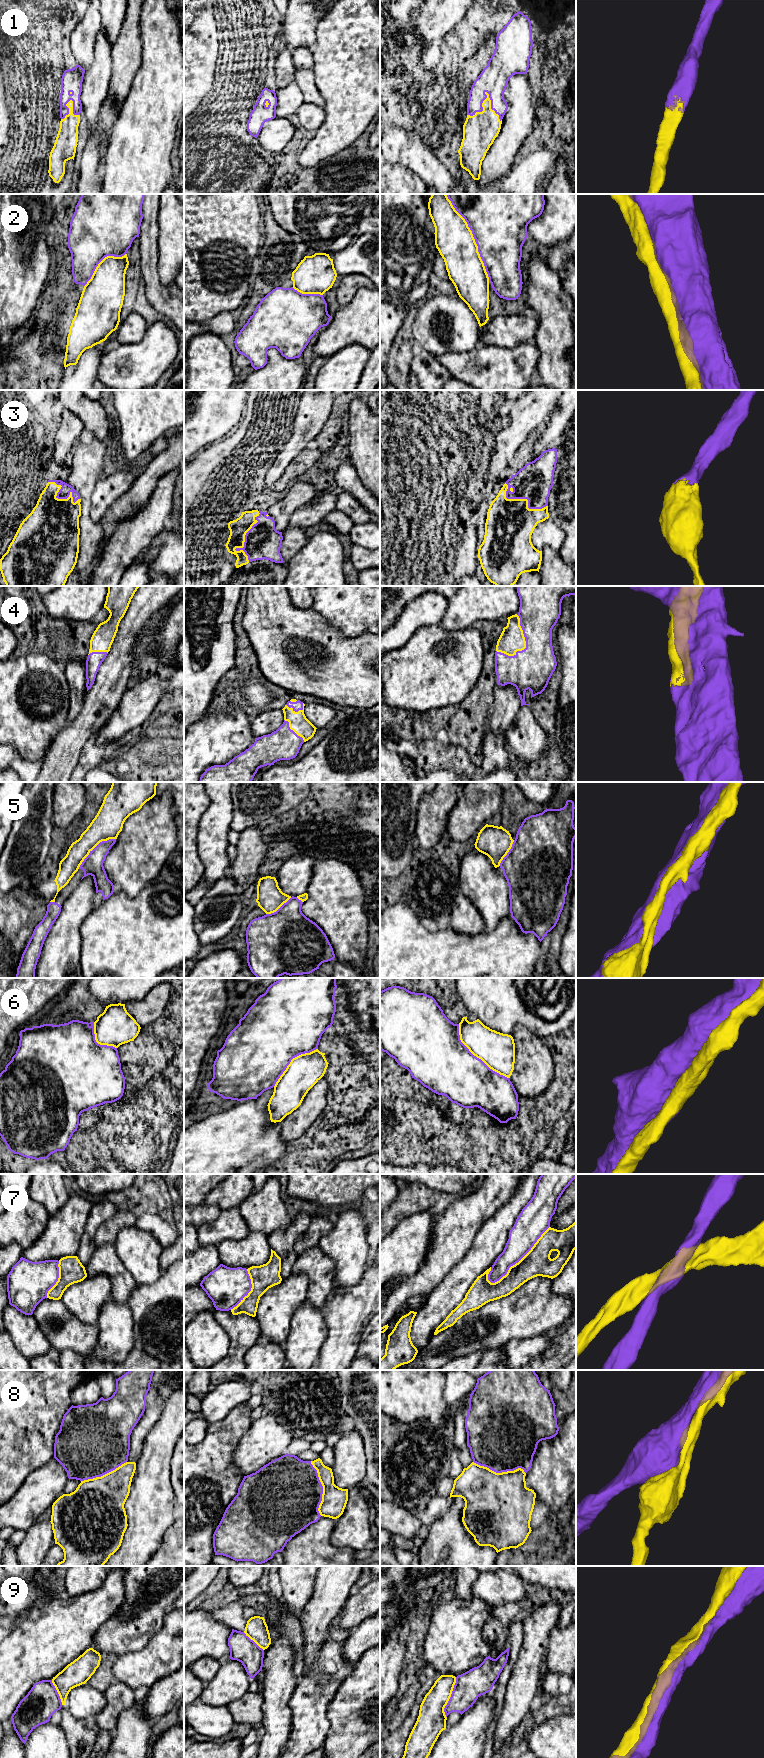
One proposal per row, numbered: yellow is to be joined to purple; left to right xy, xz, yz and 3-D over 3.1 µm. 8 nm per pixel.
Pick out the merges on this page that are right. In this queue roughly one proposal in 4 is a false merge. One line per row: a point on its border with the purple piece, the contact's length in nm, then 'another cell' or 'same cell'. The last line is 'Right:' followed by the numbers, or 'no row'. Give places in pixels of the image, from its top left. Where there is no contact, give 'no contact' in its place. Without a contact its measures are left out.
1: contact yz (485, 98); length 280 nm; same cell
2: contact yz (474, 238); length 800 nm; same cell
3: contact yz (522, 498); length 400 nm; same cell
4: contact yz (526, 645); length 340 nm; same cell
5: contact xy (94, 848); length 380 nm; another cell
6: contact yz (475, 1056); length 600 nm; same cell
7: contact yz (519, 1260); length 650 nm; another cell
8: contact xz (322, 1488); length 440 nm; another cell
9: contact yz (450, 1697); length 340 nm; same cell
Right: 1, 2, 3, 4, 6, 9

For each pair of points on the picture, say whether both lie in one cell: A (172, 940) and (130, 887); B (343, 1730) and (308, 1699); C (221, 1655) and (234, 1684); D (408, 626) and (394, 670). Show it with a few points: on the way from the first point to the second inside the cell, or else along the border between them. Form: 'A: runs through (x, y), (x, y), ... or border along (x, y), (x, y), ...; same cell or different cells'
A: border along (154, 880), (134, 897), (114, 892); different cells
B: border along (335, 1693), (327, 1707), (329, 1730), (325, 1738); different cells
C: border along (229, 1658), (222, 1661); different cells
D: border along (417, 630), (403, 646), (390, 651); different cells

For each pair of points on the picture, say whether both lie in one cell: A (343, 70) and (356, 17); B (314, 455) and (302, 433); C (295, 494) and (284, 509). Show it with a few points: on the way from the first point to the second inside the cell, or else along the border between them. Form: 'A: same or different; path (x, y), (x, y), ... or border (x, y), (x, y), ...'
A: same; path (346, 57), (349, 40), (354, 30)
B: different; border (306, 448), (289, 464)
C: same; path (295, 498), (288, 505)

